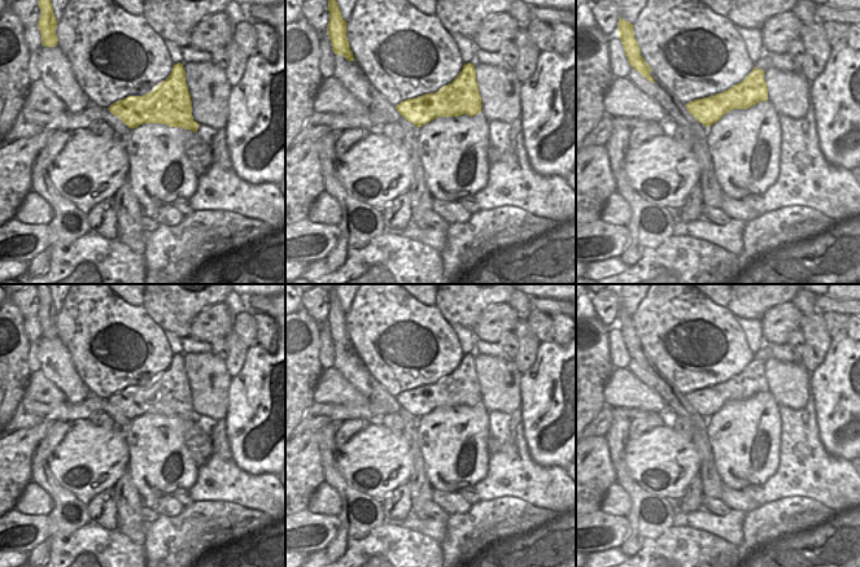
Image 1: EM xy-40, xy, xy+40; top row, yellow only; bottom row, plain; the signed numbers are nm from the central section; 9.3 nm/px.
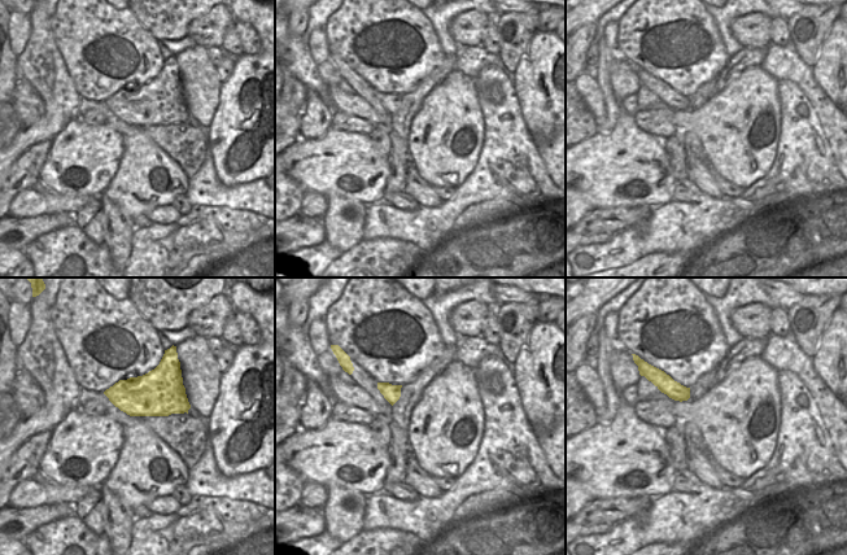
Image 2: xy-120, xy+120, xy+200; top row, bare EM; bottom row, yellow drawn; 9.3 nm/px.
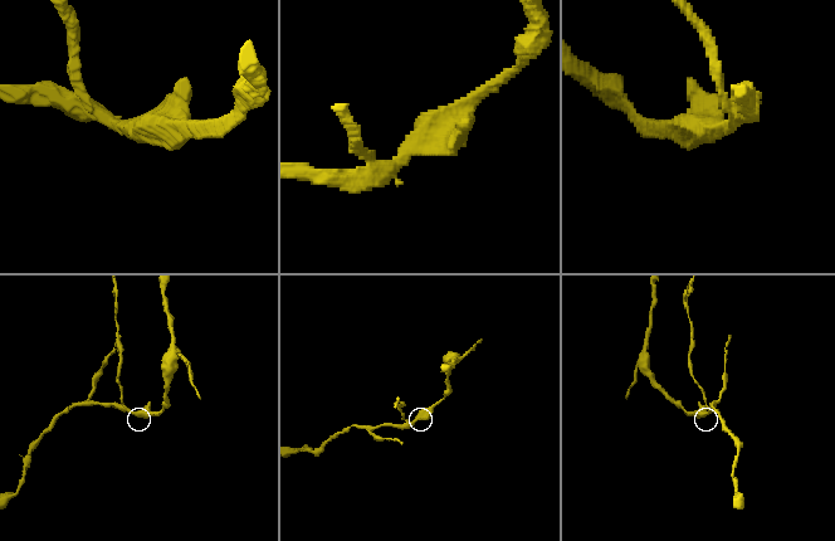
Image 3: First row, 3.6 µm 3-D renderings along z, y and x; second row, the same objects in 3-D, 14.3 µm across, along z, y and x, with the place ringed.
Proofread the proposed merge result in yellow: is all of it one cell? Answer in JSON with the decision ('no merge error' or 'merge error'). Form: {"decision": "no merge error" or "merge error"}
{"decision": "merge error"}

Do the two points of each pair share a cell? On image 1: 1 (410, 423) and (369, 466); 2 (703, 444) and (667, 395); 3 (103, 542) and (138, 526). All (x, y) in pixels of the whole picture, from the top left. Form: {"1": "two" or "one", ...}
{"1": "two", "2": "one", "3": "two"}

